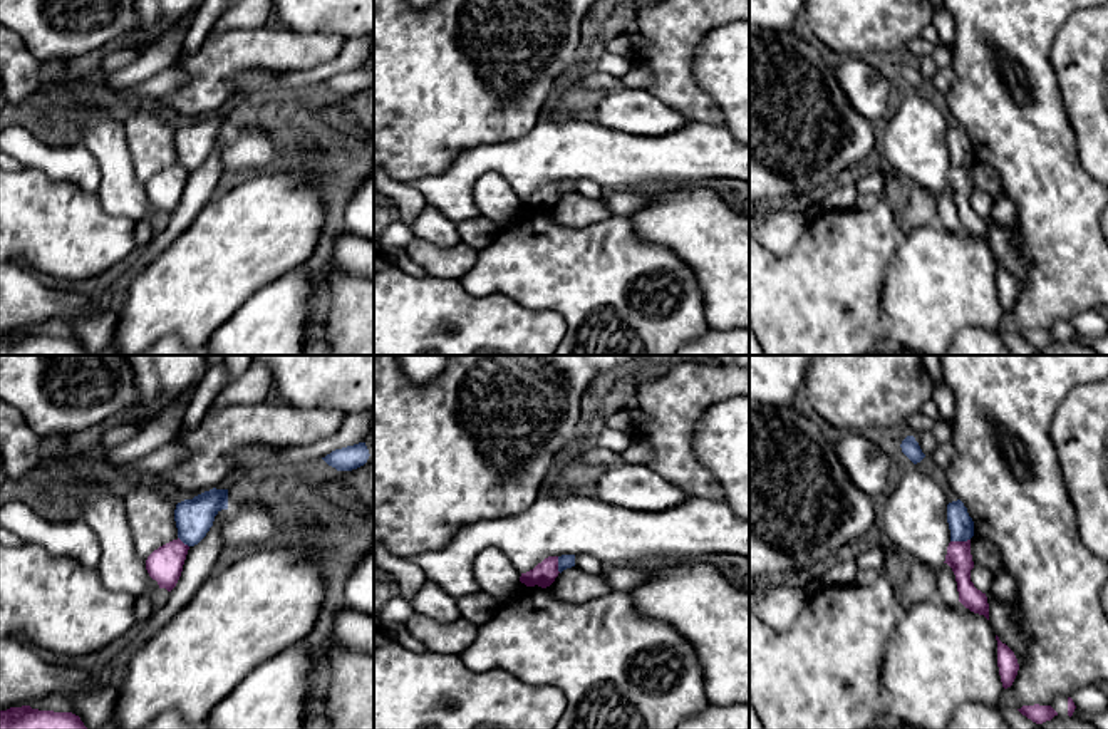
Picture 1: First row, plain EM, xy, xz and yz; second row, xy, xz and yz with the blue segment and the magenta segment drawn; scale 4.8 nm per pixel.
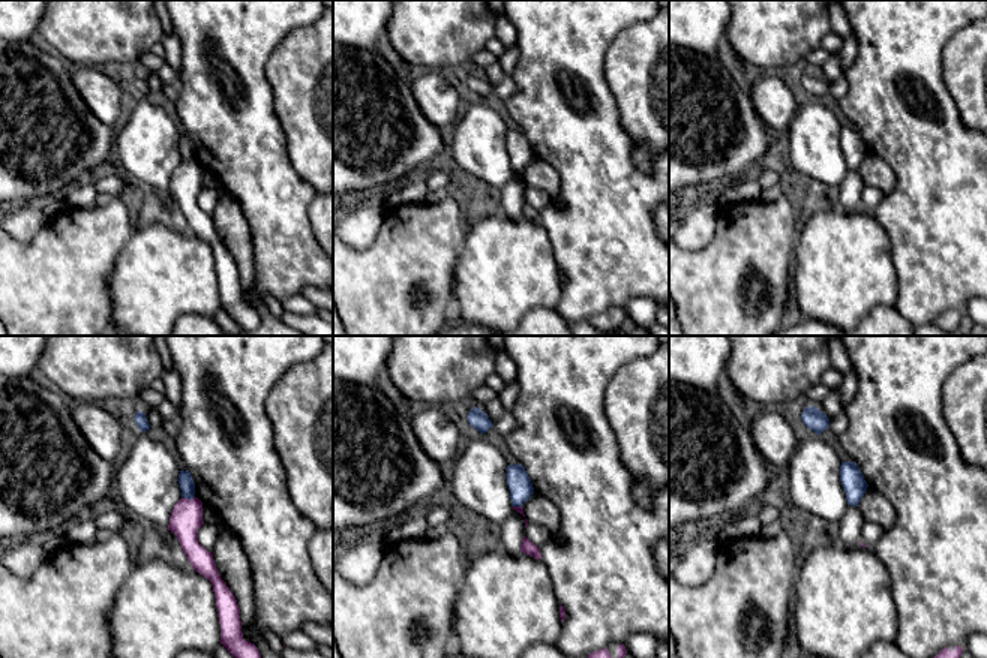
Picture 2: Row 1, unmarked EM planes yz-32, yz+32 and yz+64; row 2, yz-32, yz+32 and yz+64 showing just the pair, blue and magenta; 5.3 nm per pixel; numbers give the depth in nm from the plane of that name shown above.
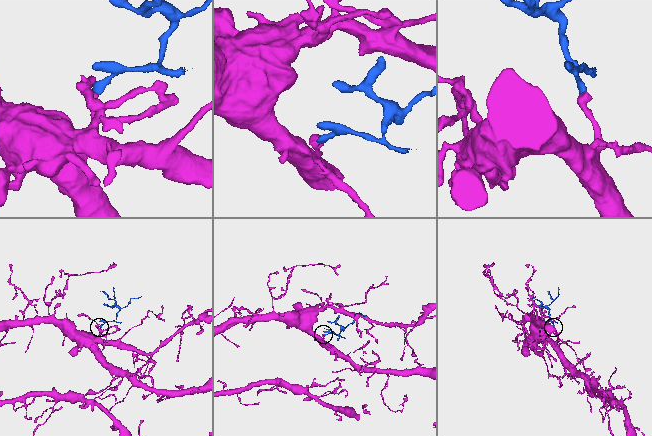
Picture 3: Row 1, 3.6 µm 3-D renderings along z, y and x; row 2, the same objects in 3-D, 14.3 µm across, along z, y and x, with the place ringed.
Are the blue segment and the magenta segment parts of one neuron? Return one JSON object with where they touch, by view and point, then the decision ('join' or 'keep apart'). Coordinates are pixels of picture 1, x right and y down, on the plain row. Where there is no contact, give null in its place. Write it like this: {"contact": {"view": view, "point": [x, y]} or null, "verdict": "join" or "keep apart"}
{"contact": {"view": "yz", "point": [959, 165]}, "verdict": "keep apart"}

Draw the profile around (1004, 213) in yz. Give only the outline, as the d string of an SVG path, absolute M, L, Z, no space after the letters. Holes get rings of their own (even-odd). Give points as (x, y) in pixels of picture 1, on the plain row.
M1001 194L999 198L996 198L991 216L999 226L1009 228L1014 238L1019 238L1021 230L1017 225L1017 211L1007 196Z

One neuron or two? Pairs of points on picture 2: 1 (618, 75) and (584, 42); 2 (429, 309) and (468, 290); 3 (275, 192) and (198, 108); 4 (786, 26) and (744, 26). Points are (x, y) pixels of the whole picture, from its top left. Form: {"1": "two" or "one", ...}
{"1": "two", "2": "two", "3": "one", "4": "one"}

